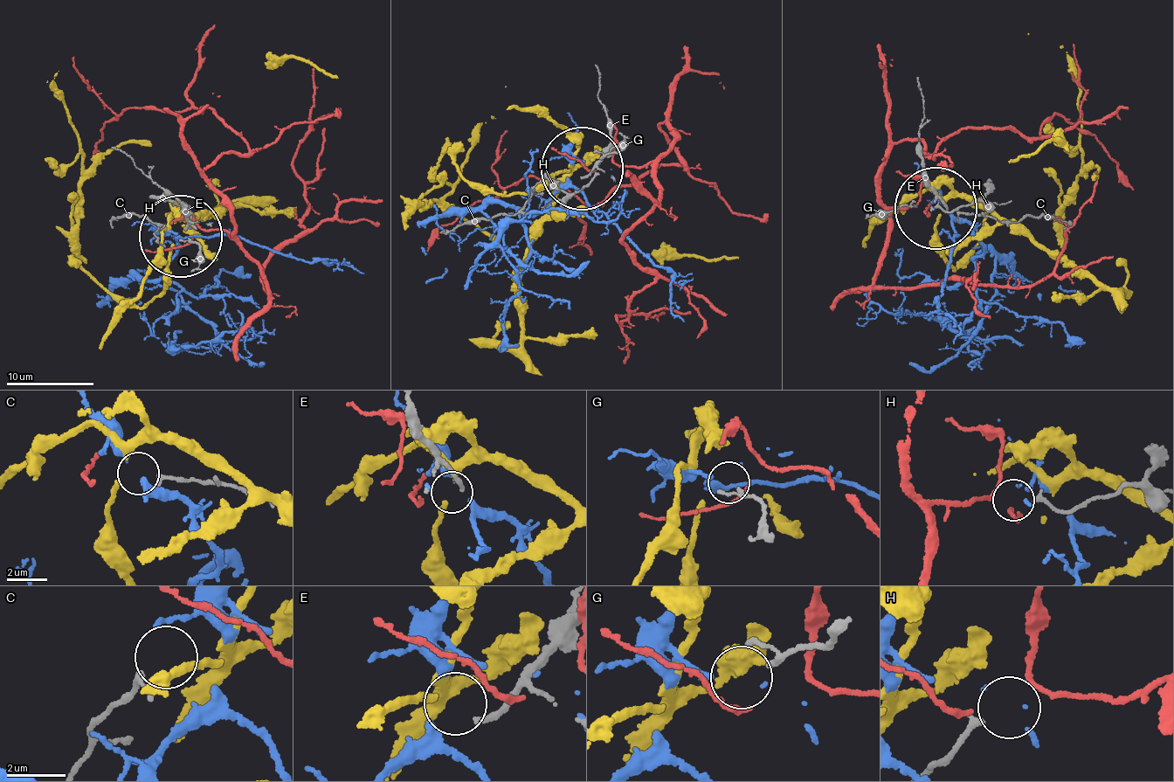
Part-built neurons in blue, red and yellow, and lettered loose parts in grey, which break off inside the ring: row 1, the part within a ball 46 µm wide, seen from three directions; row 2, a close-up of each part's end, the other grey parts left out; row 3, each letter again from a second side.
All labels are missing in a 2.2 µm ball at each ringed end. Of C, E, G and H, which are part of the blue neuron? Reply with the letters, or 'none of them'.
none of them

